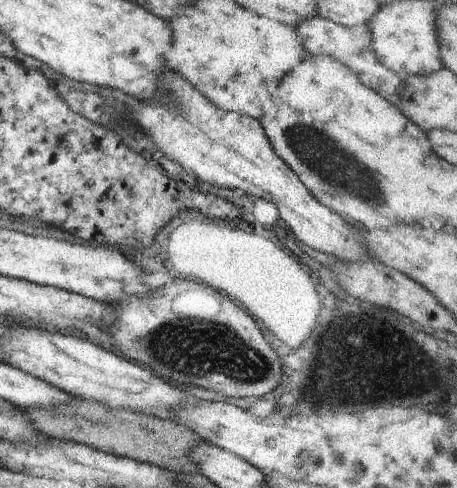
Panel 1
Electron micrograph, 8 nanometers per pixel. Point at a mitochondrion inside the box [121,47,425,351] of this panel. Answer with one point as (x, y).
(340, 171)

